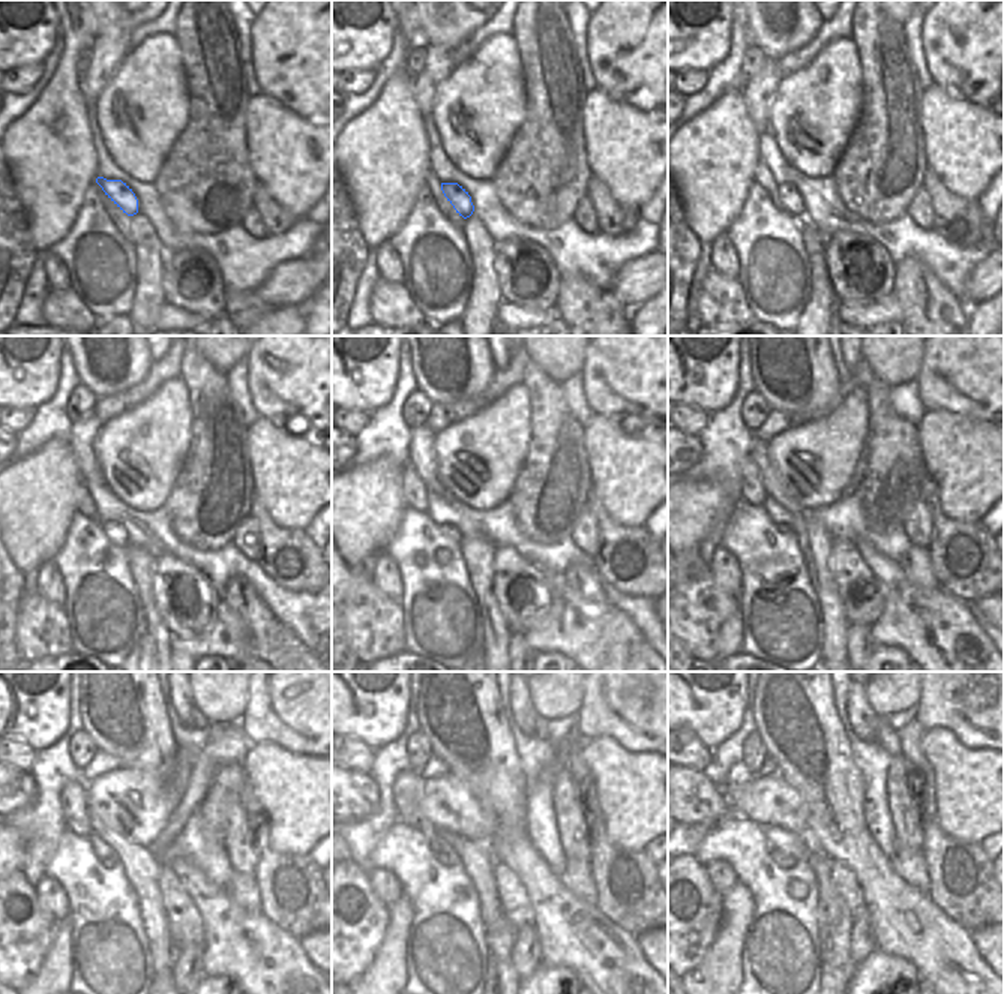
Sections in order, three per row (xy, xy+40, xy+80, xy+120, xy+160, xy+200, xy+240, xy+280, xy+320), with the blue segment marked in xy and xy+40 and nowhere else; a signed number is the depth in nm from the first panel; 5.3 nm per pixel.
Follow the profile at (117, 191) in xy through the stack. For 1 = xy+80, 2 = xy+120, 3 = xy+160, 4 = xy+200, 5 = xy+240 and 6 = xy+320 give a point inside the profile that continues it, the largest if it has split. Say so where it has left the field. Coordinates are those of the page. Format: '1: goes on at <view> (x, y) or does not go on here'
1: goes on at xy+80 (788, 195)
2: goes on at xy+120 (114, 531)
3: goes on at xy+160 (450, 531)
4: goes on at xy+200 (782, 528)
5: goes on at xy+240 (105, 862)
6: goes on at xy+320 (784, 861)

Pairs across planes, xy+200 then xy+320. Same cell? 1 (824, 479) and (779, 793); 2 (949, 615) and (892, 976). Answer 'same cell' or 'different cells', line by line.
1: same cell
2: different cells

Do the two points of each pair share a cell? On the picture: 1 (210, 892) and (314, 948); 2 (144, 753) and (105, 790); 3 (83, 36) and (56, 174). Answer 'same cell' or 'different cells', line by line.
1: different cells
2: different cells
3: same cell

